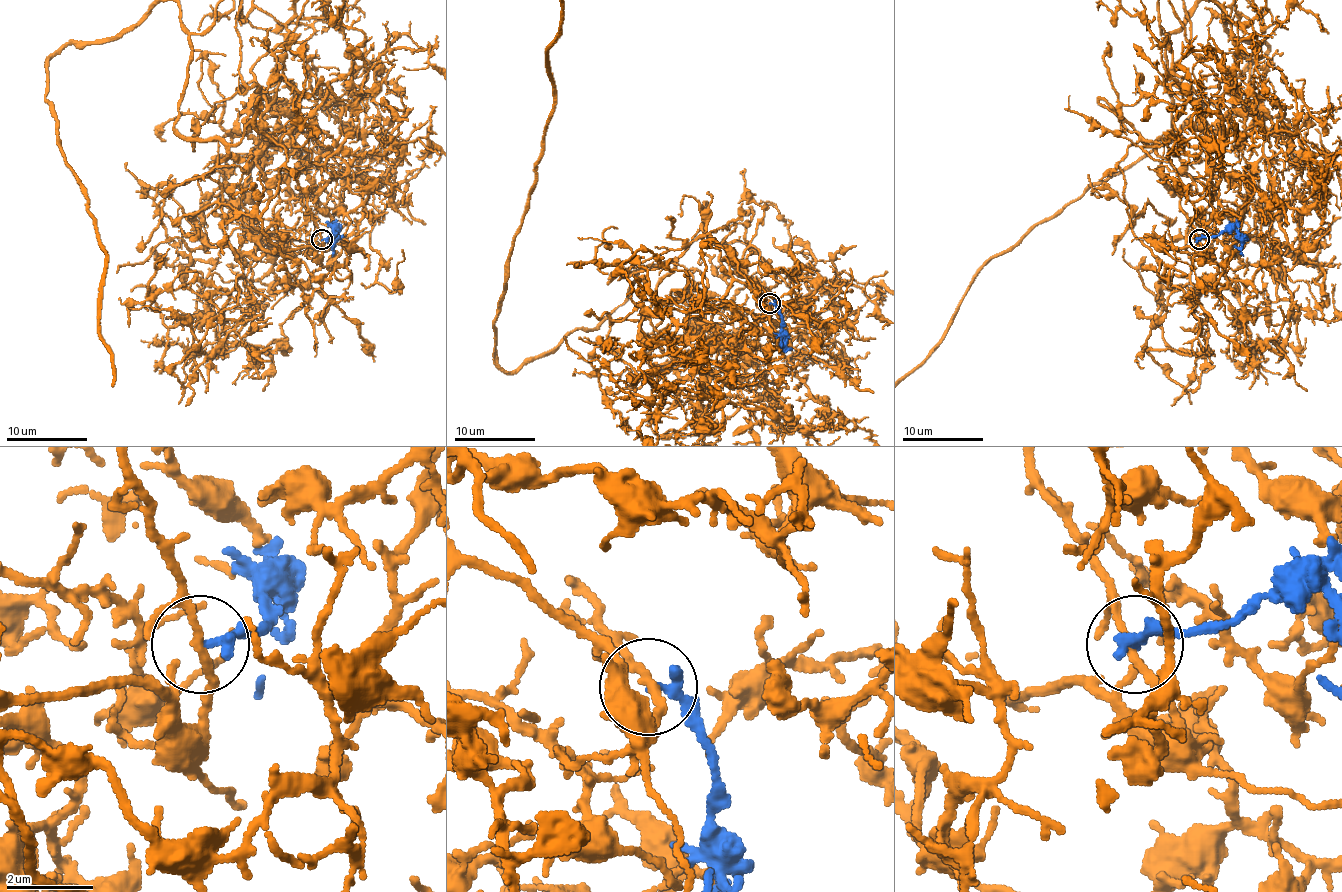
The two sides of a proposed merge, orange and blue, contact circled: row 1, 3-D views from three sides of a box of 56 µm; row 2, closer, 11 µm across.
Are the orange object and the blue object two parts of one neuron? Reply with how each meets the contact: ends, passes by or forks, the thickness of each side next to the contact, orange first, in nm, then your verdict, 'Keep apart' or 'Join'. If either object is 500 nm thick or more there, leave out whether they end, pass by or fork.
At the ring orange passes by. At the ring blue ends. Thickness 180 nm (orange) against 240 nm. Keep apart

